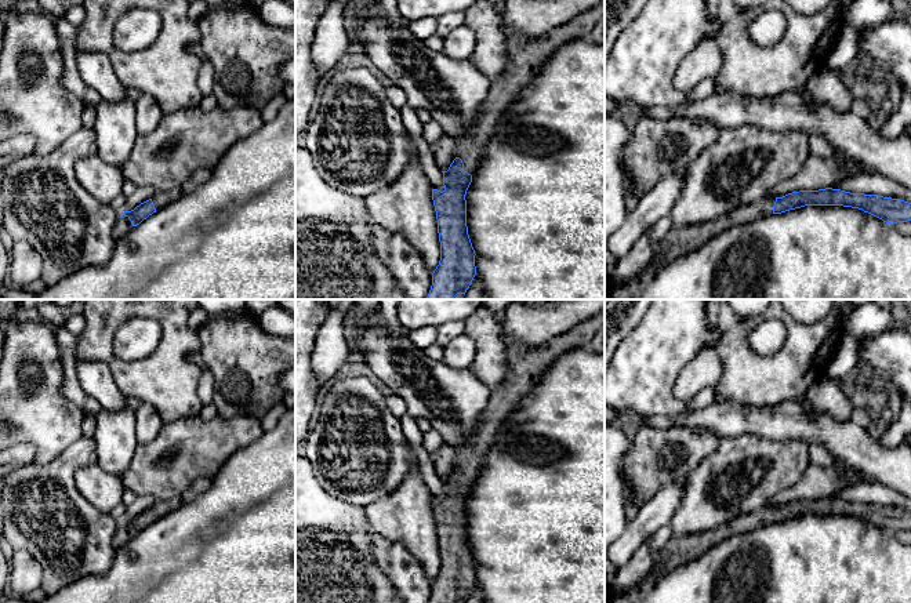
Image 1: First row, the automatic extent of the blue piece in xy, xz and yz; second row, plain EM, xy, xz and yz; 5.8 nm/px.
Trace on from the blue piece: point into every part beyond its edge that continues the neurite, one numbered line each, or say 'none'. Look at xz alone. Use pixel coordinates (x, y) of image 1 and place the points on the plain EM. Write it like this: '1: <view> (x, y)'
1: xz (525, 366)

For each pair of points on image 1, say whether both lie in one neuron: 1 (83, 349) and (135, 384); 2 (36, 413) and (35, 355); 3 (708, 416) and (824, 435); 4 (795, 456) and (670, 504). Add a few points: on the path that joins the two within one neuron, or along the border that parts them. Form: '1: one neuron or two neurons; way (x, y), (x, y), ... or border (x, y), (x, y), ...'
1: one neuron; way (95, 349), (101, 349), (123, 371)
2: one neuron; way (36, 399), (36, 391), (46, 378), (43, 369)
3: one neuron; way (737, 420), (795, 422)
4: two neurons; border (688, 479), (682, 498), (668, 525)

